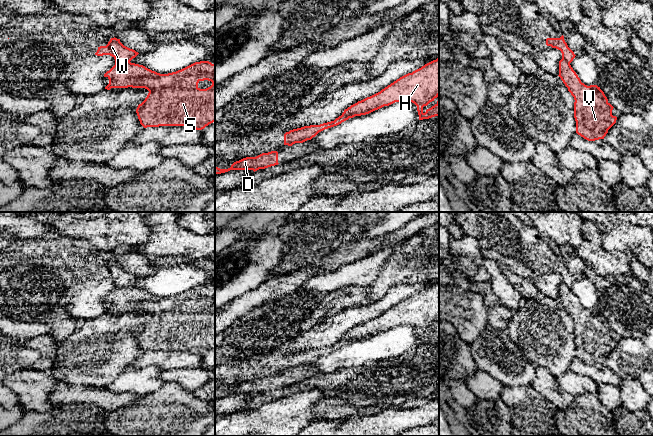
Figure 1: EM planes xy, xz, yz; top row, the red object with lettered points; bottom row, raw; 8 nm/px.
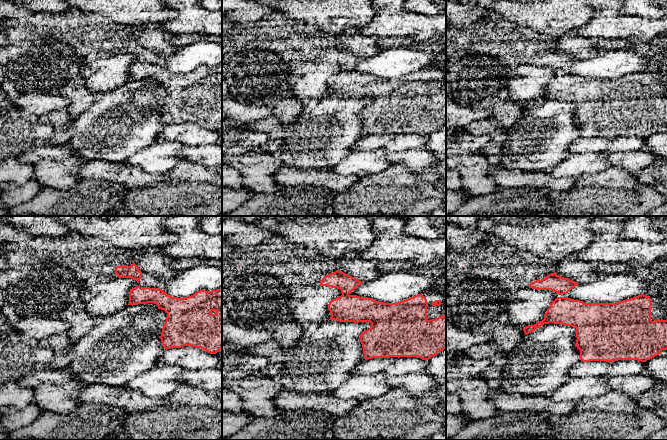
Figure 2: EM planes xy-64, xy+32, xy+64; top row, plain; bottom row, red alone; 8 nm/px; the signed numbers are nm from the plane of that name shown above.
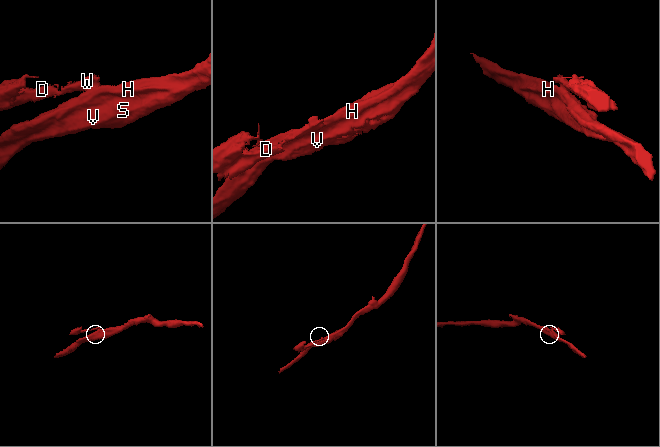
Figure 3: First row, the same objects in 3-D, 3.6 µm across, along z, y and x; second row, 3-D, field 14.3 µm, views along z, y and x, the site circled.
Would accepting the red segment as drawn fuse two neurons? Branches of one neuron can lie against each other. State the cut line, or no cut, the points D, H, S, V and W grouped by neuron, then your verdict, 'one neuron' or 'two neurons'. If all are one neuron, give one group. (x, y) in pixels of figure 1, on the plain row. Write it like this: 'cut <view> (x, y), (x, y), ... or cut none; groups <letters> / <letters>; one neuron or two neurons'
cut xy (129, 285), (115, 288); groups D W / H S V; two neurons

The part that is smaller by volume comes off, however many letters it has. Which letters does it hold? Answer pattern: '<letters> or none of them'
D, W

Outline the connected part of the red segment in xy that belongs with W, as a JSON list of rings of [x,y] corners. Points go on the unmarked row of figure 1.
[[[111,262],[106,270],[98,271],[95,279],[103,280],[110,279],[115,283],[115,288],[130,286],[133,282],[135,282],[139,277],[133,273],[130,273],[124,270],[120,263]]]

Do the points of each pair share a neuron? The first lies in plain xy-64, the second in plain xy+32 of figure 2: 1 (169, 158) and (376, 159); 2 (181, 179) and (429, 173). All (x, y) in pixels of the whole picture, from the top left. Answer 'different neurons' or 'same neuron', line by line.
1: same neuron
2: different neurons

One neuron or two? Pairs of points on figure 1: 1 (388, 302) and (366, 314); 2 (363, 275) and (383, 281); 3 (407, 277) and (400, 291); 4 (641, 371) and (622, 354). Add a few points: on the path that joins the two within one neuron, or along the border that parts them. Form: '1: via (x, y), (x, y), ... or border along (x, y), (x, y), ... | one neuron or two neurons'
1: via (383, 305), (371, 310) | one neuron
2: border along (388, 258), (378, 275), (368, 285) | two neurons
3: border along (426, 281), (394, 286), (383, 297) | two neurons
4: via (636, 366), (627, 358) | one neuron

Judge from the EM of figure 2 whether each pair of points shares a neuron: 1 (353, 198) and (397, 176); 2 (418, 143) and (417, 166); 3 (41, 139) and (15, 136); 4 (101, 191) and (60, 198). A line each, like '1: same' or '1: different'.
1: same
2: different
3: same
4: same

